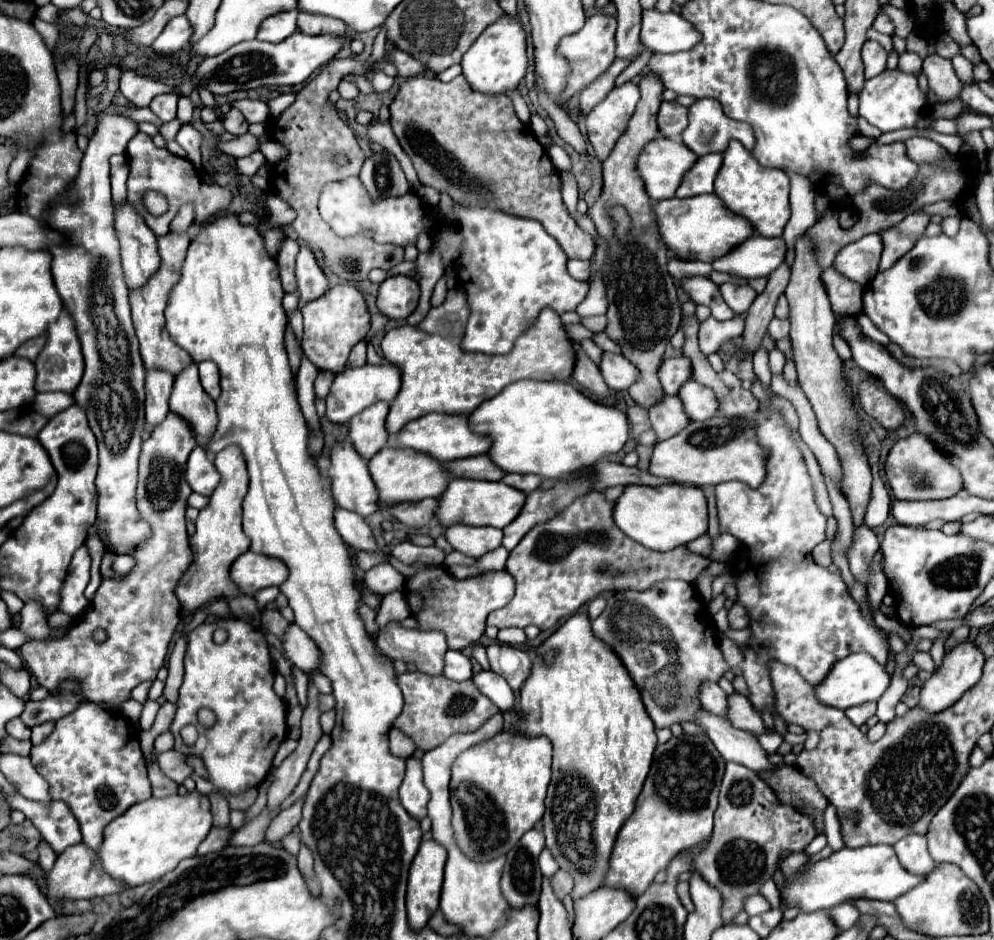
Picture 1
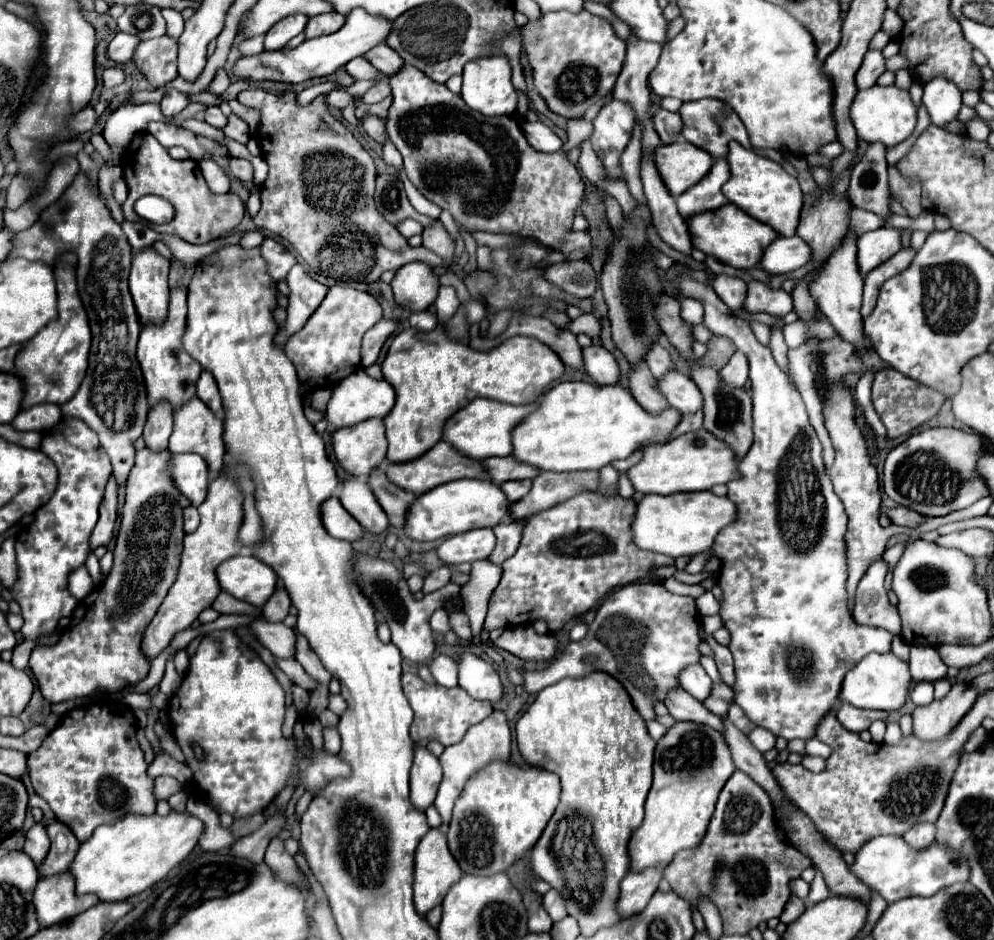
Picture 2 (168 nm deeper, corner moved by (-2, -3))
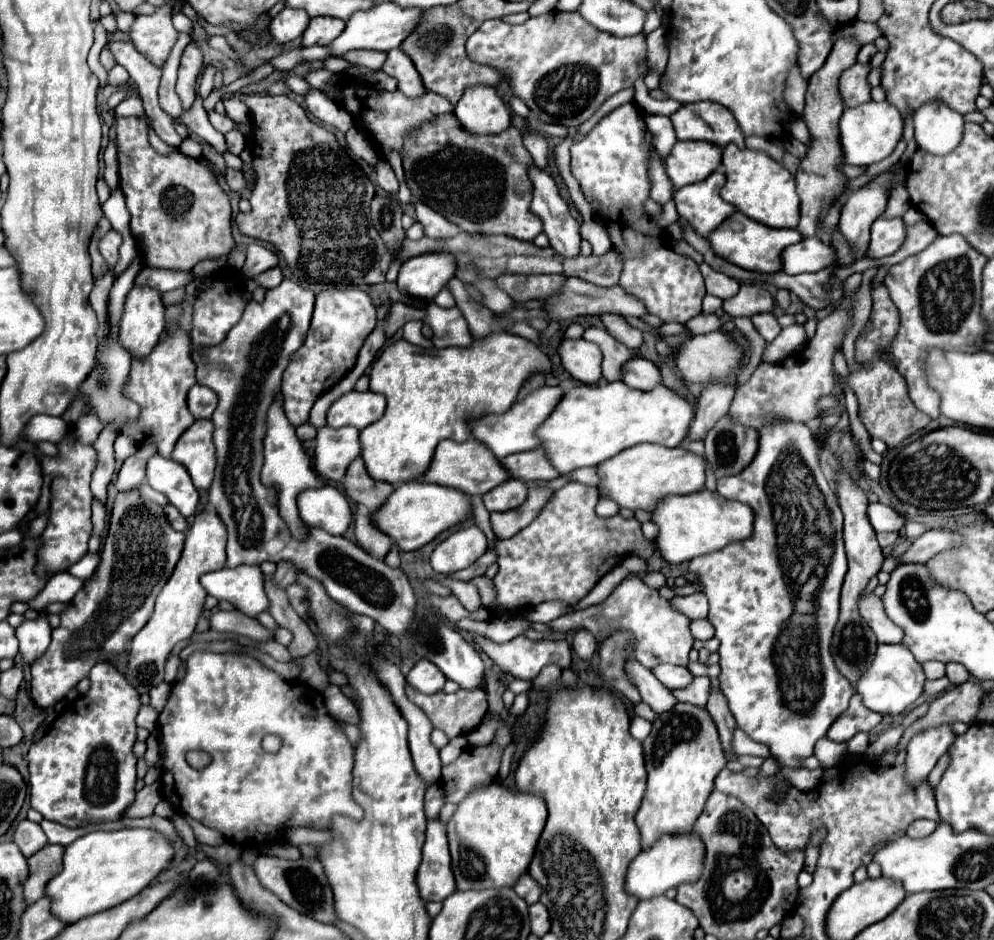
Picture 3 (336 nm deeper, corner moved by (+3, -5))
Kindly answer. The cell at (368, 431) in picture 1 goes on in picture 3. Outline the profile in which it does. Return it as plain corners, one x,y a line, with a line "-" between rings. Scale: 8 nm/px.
322,427
316,435
314,469
320,477
340,481
352,459
360,455
360,431
354,427

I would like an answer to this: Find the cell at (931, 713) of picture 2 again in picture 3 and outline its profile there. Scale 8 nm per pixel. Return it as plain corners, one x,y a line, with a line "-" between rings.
942,725
930,731
924,731
916,735
908,749
906,749
906,761
904,761
904,777
908,787
918,787
926,781
938,759
948,751
948,747
954,741
954,733
950,725

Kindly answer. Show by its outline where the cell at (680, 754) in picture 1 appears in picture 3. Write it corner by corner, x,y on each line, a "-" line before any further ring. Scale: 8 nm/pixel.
676,703
672,711
658,715
652,723
652,731
642,743
648,789
638,809
636,823
642,833
642,847
648,849
664,833
684,833
690,831
708,795
712,793
716,775
726,765
726,755
722,751
718,729
704,707
692,703

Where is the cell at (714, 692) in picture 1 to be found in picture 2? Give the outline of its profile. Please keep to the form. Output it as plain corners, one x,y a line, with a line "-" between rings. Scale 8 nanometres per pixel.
699,663
691,665
689,669
683,669
679,675
679,683
687,693
691,693
699,701
705,701
705,697
709,697
713,687
713,681

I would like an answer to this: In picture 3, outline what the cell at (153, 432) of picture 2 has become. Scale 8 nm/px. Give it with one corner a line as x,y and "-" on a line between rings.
140,445
138,451
124,461
124,465
118,473
118,479
116,479
116,489
122,491
122,493
138,489
140,483
144,481
144,477
146,477
146,461
154,453
156,453
156,447

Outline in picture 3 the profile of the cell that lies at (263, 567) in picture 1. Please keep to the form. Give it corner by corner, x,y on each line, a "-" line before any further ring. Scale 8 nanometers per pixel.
240,565
240,567
234,567
234,569
224,567
224,569
202,575
200,583
202,583
202,587
206,589
208,595
216,597
218,601
222,601
222,599
230,601
238,611
242,611
248,617
256,619
262,611
268,609
268,597
264,593
264,575
262,575
260,567
256,567
256,565

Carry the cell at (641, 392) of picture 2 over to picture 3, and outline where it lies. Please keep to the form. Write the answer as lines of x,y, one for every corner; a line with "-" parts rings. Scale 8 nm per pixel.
602,327
586,329
584,339
592,341
600,347
600,351
604,355
604,359
602,359
604,379
606,381
620,381
620,369
634,353
628,347
624,347
620,341
616,341
612,335
608,335
608,331
604,331

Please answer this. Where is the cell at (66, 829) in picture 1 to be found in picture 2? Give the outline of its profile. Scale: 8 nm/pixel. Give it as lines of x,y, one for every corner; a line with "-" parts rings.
57,819
49,823
43,821
43,827
51,839
51,849
45,861
39,865
39,875
47,877
47,875
57,875
69,869
69,865
73,863
73,857
77,855
79,841
73,835
73,831

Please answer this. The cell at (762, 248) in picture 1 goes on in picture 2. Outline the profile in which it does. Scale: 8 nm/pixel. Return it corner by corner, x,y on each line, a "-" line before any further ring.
797,235
793,237
777,237
763,253
759,267
763,267
767,273
779,275
779,273
793,273
799,267
803,267
811,257
809,245
799,239

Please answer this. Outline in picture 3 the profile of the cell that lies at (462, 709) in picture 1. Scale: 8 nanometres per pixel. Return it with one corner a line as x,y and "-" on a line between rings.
406,685
408,699
418,705
436,729
442,729
450,739
476,729
488,711
486,693
482,689
458,689
456,693
426,695

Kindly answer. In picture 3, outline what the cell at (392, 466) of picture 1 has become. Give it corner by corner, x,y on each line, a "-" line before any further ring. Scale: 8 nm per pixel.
468,439
464,443
440,441
438,449
434,453
432,465
422,479
430,481
430,483
444,485
444,487
458,489
464,495
484,495
490,489
498,487
500,483
508,481
510,477
512,475
508,475
508,471
504,471
504,467
500,467
500,461
492,455
492,451
484,443
480,443
476,439

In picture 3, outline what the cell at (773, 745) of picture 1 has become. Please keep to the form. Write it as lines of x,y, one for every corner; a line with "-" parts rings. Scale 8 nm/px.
736,727
736,731
734,731
730,749
732,749
732,753
736,753
736,755
756,755
756,757
762,757
762,759
768,757
768,747
756,743
756,741
752,741
752,739
750,739
744,731
740,731
738,727

